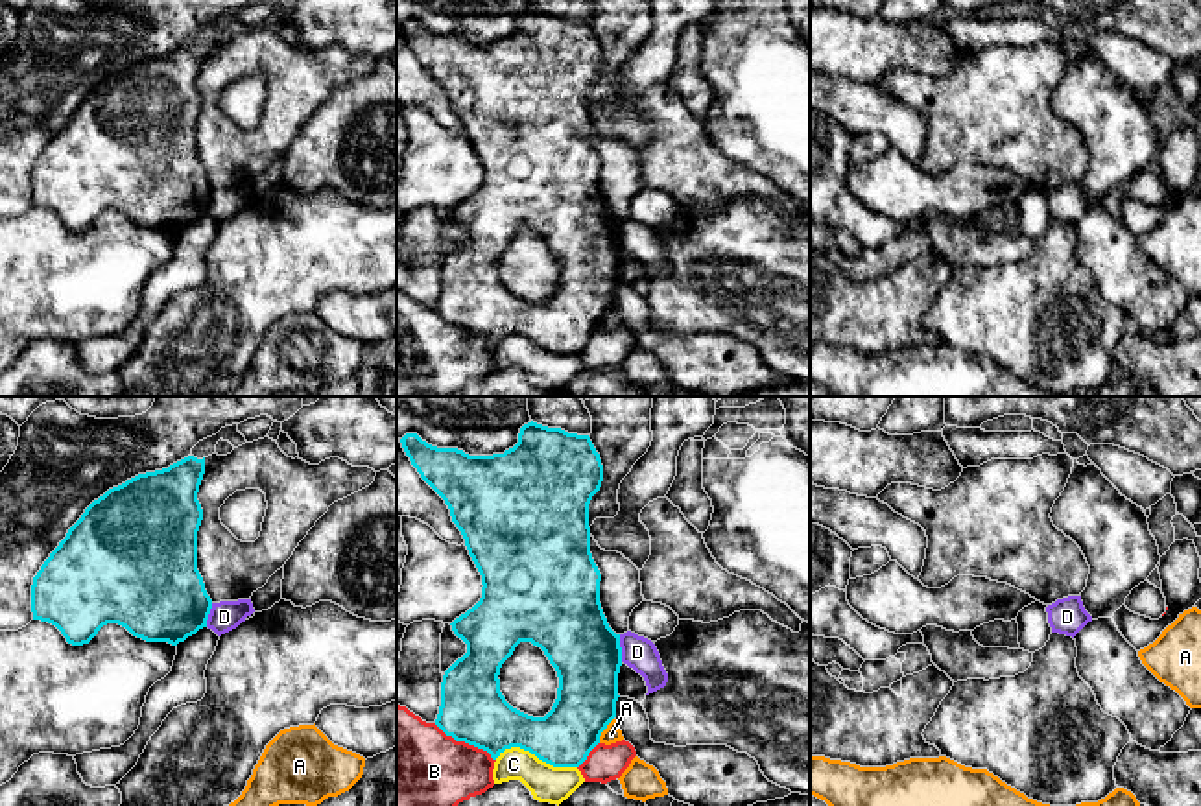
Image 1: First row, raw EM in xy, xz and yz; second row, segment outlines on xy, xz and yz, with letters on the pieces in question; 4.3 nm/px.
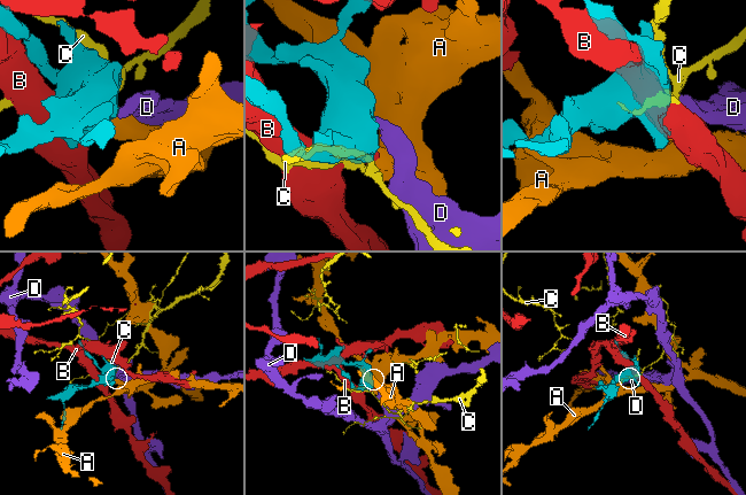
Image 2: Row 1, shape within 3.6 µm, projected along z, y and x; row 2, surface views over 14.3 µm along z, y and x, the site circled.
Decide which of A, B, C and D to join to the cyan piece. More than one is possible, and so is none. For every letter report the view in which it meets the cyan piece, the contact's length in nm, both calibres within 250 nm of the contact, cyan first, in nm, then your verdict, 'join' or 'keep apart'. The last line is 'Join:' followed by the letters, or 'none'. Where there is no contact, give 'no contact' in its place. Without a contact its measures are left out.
A: meets cyan in xz; contact 130 nm long; 260 nm thick on the cyan side, 80 nm on the other; keep apart
B: meets cyan in xz; contact 320 nm long; 280 nm thick on the cyan side, 380 nm on the other; keep apart
C: meets cyan in xz; contact 360 nm long; 260 nm thick on the cyan side, 160 nm on the other; keep apart
D: meets cyan in xz; contact 120 nm long; 320 nm thick on the cyan side, 140 nm on the other; keep apart
Join: none

